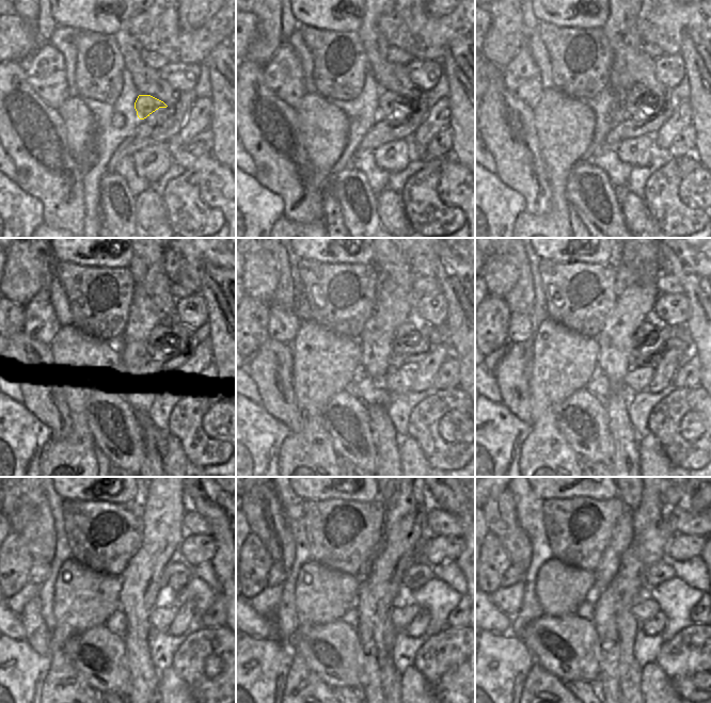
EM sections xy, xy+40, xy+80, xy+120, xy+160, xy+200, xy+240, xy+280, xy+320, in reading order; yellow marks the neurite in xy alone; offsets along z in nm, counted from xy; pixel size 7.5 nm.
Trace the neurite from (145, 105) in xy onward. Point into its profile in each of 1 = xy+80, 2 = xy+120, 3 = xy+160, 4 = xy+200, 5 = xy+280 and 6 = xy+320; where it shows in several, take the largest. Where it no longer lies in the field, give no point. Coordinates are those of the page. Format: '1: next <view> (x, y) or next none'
1: next xy+80 (638, 97)
2: next xy+120 (161, 336)
3: next xy+160 (407, 335)
4: next xy+200 (649, 335)
5: next xy+280 (419, 573)
6: next xy+320 (662, 571)

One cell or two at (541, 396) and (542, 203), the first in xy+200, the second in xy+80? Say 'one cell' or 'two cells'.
two cells

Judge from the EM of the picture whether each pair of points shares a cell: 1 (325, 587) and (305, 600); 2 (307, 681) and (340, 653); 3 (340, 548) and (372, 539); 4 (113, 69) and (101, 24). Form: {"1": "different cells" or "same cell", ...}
{"1": "same cell", "2": "different cells", "3": "same cell", "4": "different cells"}

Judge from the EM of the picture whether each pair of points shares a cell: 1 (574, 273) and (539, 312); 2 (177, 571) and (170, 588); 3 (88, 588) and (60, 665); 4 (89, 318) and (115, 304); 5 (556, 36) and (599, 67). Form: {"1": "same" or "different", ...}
{"1": "different", "2": "same", "3": "same", "4": "same", "5": "same"}

